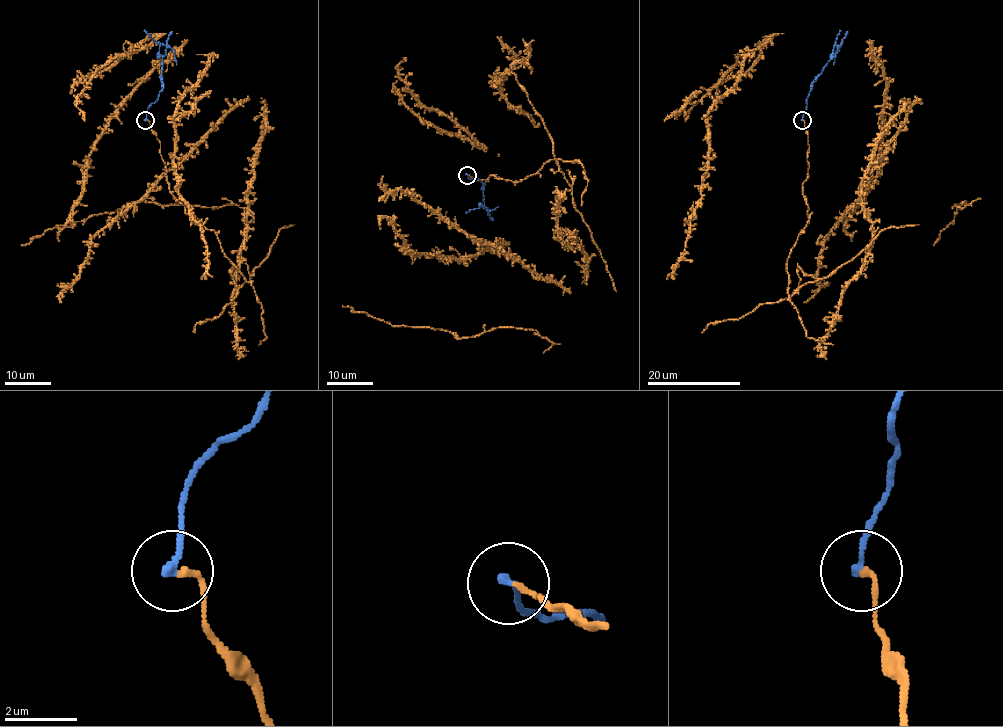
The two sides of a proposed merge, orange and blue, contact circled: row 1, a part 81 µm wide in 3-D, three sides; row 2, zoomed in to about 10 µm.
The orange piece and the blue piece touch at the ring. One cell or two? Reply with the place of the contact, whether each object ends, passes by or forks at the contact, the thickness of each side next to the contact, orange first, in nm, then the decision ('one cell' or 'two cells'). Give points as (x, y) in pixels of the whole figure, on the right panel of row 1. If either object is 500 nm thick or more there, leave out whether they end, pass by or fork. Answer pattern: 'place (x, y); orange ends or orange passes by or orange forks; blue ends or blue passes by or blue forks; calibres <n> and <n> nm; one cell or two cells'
place (802, 120); orange ends; blue ends; calibres 140 and 200 nm; two cells

